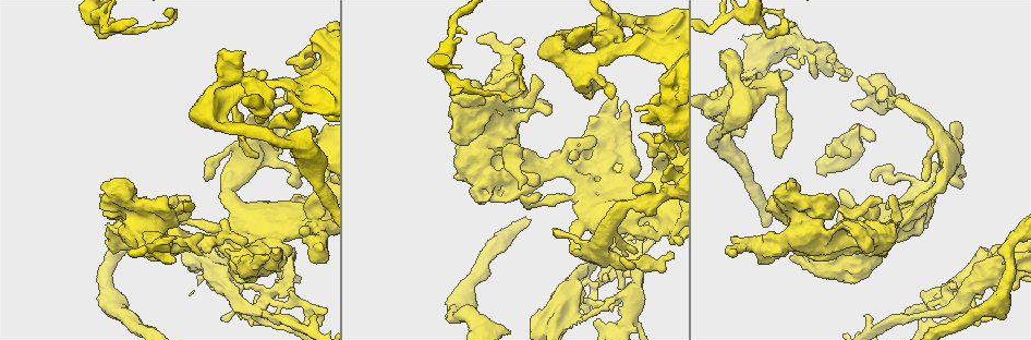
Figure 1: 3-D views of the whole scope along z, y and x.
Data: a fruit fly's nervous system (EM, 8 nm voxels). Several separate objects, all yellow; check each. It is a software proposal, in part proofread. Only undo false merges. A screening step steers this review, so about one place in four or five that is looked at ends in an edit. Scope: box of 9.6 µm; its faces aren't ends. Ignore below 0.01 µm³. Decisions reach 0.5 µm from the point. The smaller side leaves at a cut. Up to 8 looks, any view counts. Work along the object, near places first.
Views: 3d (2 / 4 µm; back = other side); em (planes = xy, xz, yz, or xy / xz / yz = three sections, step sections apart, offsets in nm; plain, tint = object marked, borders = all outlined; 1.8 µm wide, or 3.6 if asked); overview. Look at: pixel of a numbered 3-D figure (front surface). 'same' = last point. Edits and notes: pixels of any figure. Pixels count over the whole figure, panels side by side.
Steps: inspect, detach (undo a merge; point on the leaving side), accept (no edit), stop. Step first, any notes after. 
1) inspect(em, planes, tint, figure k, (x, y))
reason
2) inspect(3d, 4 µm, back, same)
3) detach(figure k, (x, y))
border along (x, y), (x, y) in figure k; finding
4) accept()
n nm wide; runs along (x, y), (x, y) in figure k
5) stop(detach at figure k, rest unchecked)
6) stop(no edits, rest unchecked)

inspect(3d, 4 µm, back, figure 1, (484, 93))

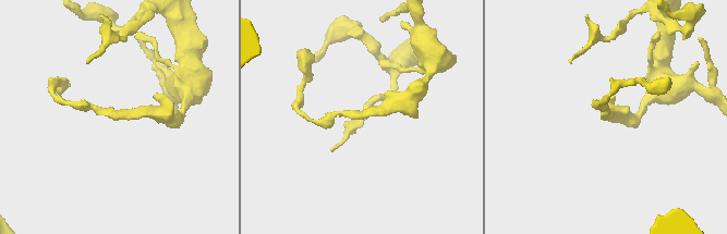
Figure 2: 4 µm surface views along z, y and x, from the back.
inspect(em, yz, step 8, tint, figure 2, (607, 115))
now the EM

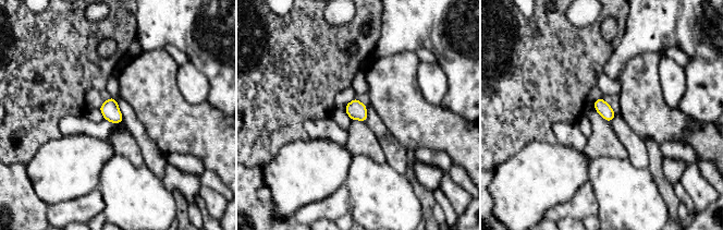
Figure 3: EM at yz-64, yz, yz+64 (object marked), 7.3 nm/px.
accept()
all the same neuron

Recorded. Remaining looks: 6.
inspect(3d, 2 µm, figure 1, (500, 71))
sharp bend

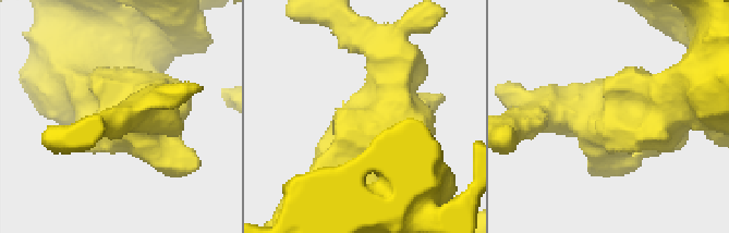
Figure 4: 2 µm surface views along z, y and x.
inspect(em, xy, step 4, plain, figure 4, (614, 128))
need the tissue

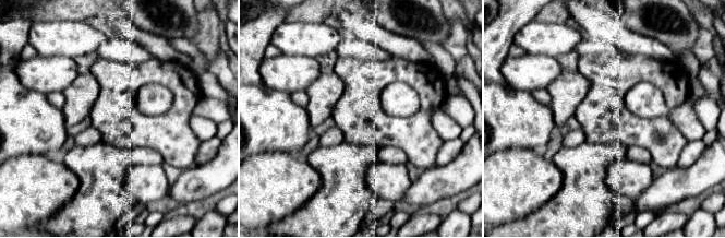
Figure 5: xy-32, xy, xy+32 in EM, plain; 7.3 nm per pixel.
inspect(em, xy, step 4, borders, same)

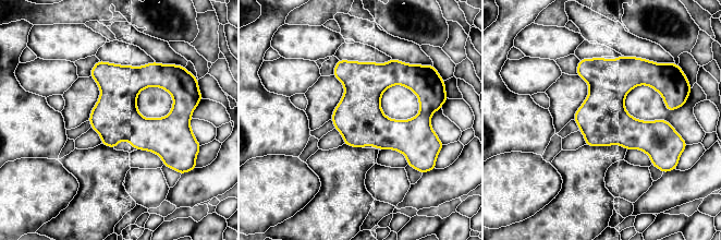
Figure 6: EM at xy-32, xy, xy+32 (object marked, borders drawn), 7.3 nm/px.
accept()
all the same neuron

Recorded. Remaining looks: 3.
inspect(3d, 2 µm, figure 1, (637, 324))
thick turns thin

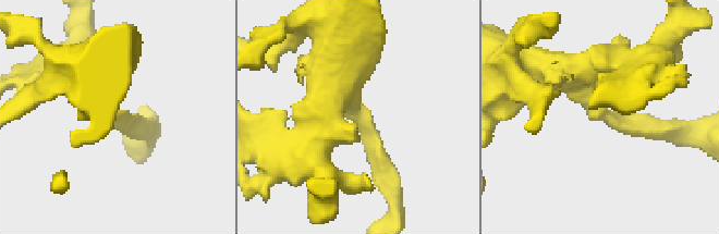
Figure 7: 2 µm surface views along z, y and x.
inspect(em, yz, step 16, tint, figure 7, (356, 114))
shape alone is not enough

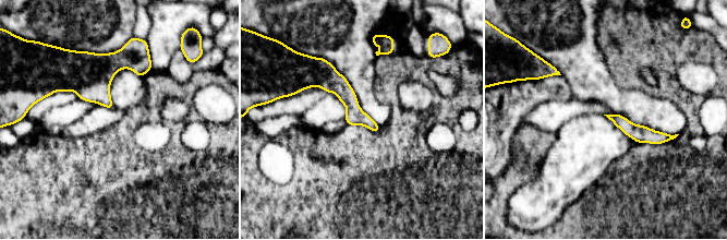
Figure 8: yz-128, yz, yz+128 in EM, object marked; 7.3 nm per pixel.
inspect(em, planes, tint, same)
another direction

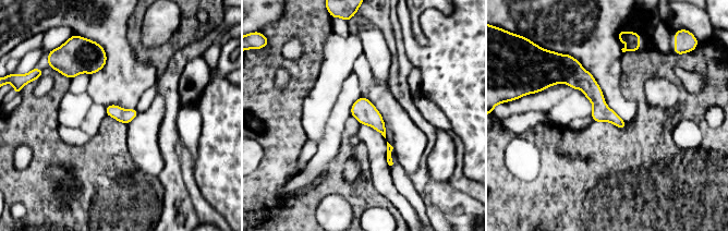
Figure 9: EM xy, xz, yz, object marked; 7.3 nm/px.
accept()
all the same neuron

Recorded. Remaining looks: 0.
stop(no edits, rest unchecked)

